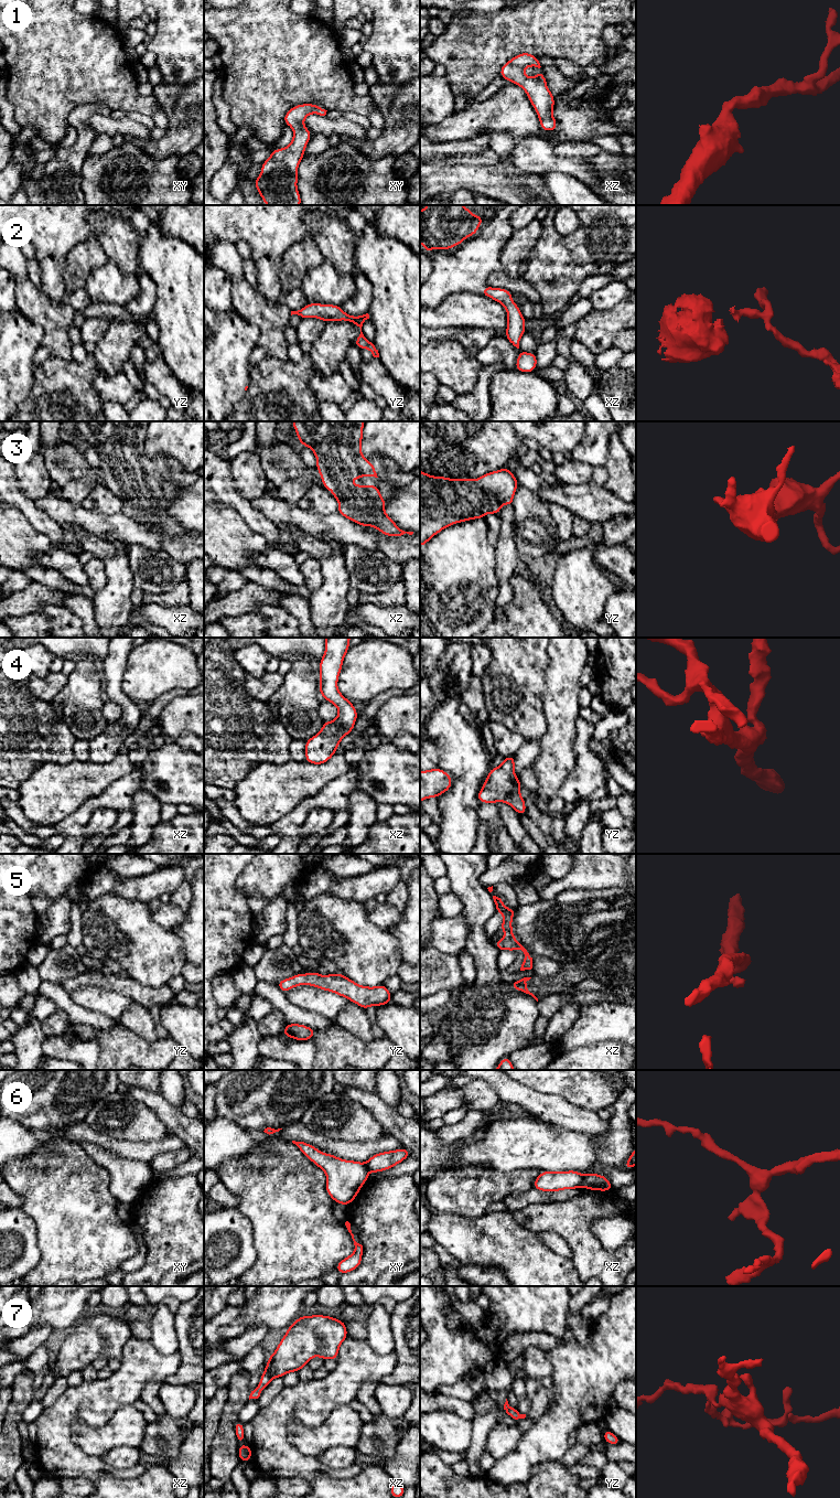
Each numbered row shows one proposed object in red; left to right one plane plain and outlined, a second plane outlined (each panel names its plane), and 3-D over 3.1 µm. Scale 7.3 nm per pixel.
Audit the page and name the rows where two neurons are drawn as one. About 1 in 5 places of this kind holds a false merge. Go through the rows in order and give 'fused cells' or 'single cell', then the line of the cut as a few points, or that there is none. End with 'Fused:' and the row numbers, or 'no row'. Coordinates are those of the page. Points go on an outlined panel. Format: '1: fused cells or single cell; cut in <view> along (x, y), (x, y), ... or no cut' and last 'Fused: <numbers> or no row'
1: single cell; no cut
2: single cell; no cut
3: single cell; no cut
4: single cell; no cut
5: single cell; no cut
6: fused cells; cut in xz along (584, 1175), (580, 1186)
7: single cell; no cut
Fused: 6

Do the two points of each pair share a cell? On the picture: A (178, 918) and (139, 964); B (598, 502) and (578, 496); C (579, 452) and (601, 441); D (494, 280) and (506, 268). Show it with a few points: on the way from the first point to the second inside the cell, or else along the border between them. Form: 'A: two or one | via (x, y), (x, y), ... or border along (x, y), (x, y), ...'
A: two | border along (149, 912), (150, 917), (161, 927), (173, 931)
B: one | via (593, 502), (582, 501)
C: one | via (584, 452), (595, 445)
D: one | via (497, 277), (503, 271)

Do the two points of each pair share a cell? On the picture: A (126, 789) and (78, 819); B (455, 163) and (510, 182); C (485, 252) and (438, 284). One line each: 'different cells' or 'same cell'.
A: same cell
B: same cell
C: same cell

